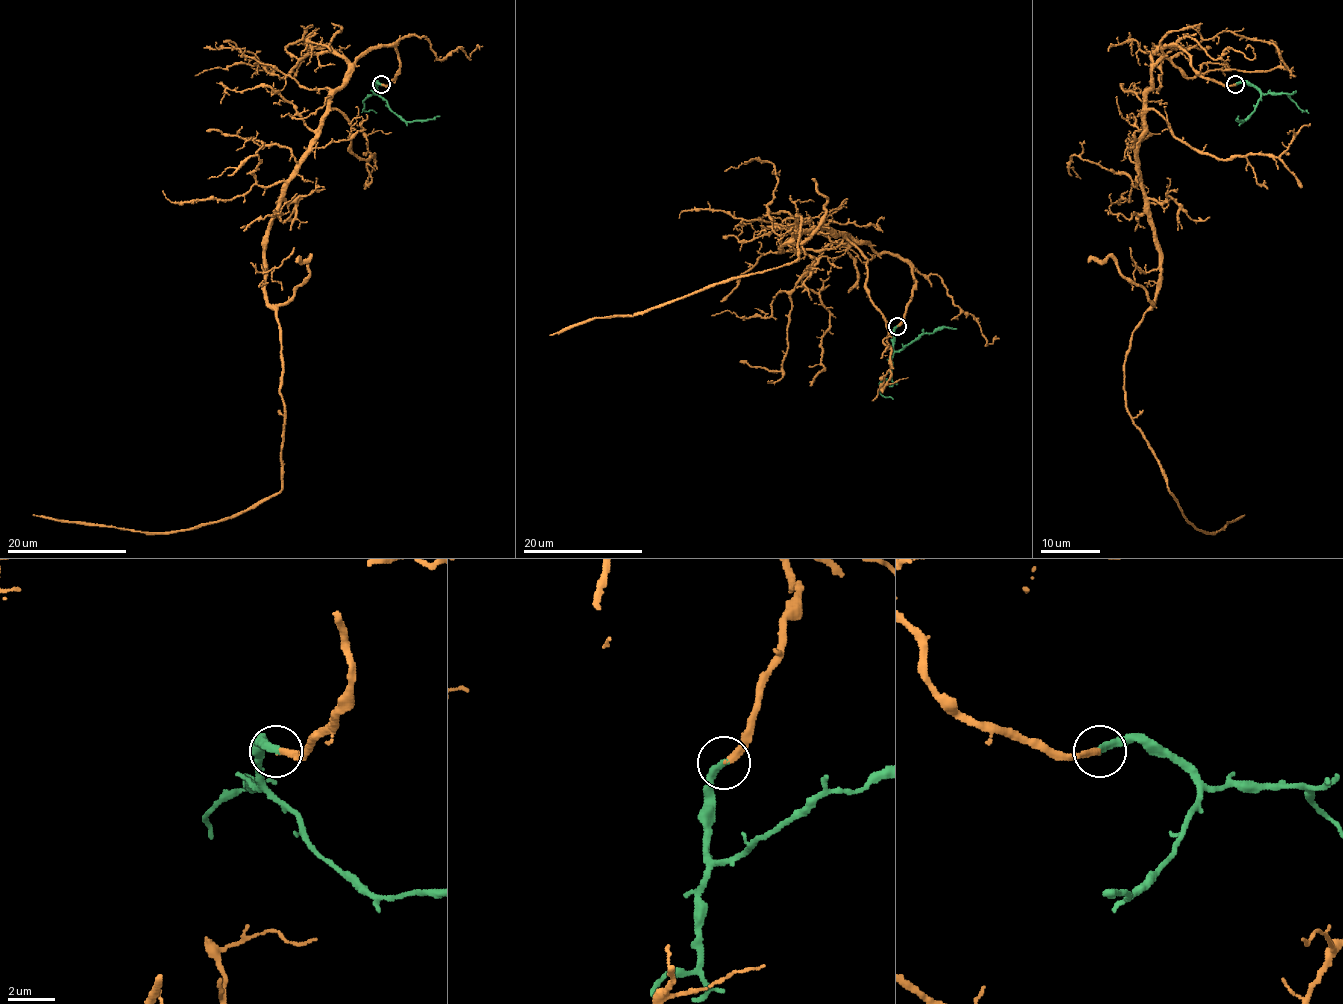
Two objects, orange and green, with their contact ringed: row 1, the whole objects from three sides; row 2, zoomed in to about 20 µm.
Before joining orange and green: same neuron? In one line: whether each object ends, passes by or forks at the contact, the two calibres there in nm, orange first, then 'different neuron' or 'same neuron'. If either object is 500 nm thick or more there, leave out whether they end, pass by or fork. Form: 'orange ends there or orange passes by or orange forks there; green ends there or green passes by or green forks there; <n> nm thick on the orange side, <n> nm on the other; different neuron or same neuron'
orange ends there; green ends there; 280 nm thick on the orange side, 340 nm on the other; same neuron

